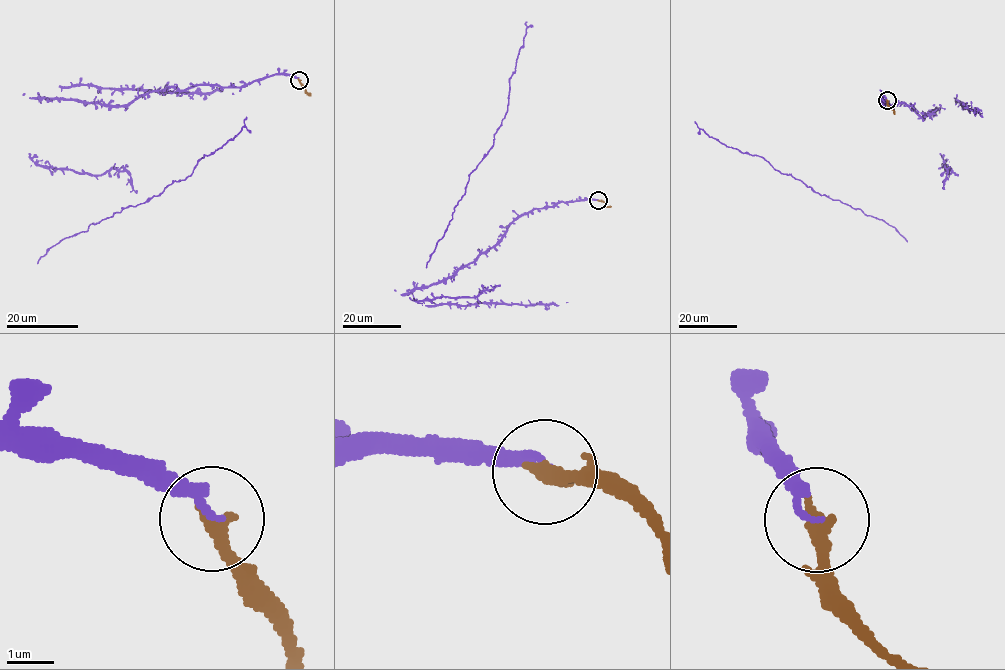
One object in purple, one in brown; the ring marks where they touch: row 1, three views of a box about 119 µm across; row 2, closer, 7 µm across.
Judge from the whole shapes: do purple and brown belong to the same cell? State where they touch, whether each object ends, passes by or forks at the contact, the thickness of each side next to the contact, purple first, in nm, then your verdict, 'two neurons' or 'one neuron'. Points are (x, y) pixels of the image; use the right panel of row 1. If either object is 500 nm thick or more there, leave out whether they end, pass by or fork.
place (887, 100); purple ends; brown ends; calibres 200 and 360 nm; one neuron

